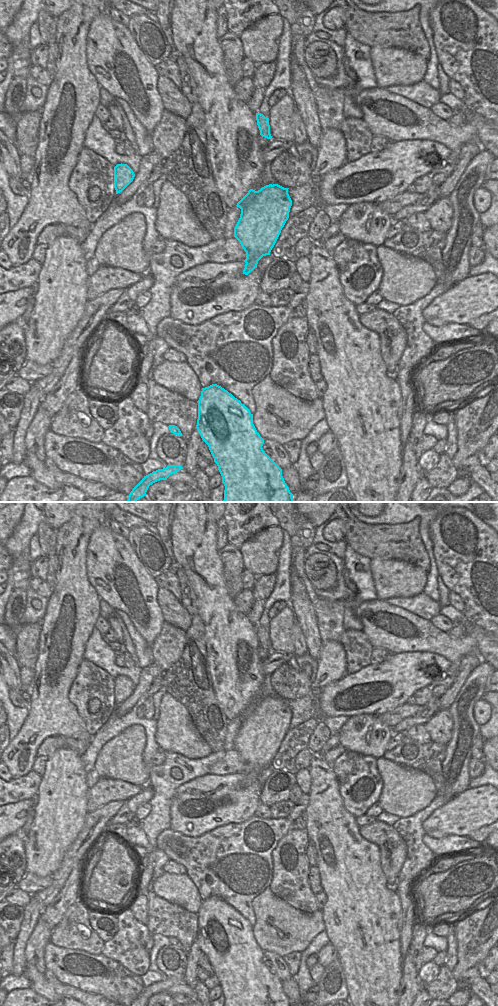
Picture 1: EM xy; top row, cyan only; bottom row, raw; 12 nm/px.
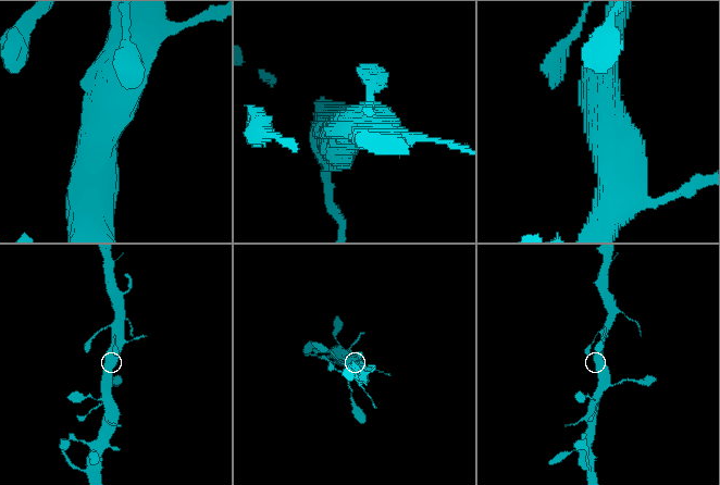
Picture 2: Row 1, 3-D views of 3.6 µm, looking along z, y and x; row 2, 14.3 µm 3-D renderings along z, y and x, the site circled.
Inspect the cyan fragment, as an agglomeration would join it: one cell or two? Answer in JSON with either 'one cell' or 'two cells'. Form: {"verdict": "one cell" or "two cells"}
{"verdict": "one cell"}

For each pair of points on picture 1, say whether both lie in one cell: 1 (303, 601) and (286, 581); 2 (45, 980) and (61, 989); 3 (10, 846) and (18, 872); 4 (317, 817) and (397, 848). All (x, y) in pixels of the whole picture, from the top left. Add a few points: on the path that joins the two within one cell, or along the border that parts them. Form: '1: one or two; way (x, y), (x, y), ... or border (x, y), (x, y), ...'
1: two; border (292, 566), (292, 596), (290, 598)
2: two; border (59, 982), (54, 986), (54, 989), (61, 995)
3: one; way (10, 852), (14, 857), (14, 866)
4: two; border (358, 827), (359, 833), (379, 848)

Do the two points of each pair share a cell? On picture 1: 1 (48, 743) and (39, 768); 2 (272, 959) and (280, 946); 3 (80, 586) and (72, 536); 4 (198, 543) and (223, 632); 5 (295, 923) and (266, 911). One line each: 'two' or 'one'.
1: two
2: two
3: one
4: one
5: one

